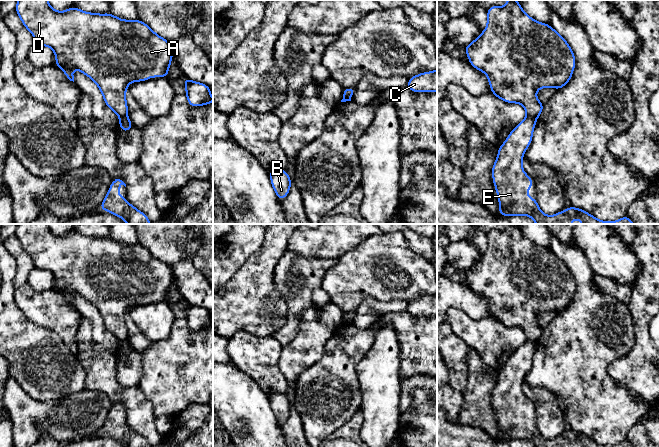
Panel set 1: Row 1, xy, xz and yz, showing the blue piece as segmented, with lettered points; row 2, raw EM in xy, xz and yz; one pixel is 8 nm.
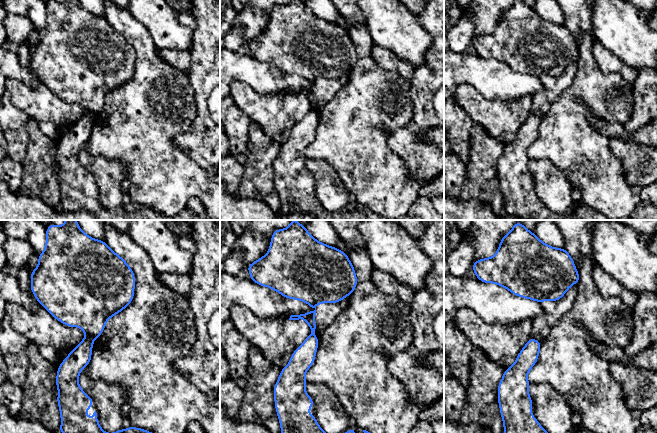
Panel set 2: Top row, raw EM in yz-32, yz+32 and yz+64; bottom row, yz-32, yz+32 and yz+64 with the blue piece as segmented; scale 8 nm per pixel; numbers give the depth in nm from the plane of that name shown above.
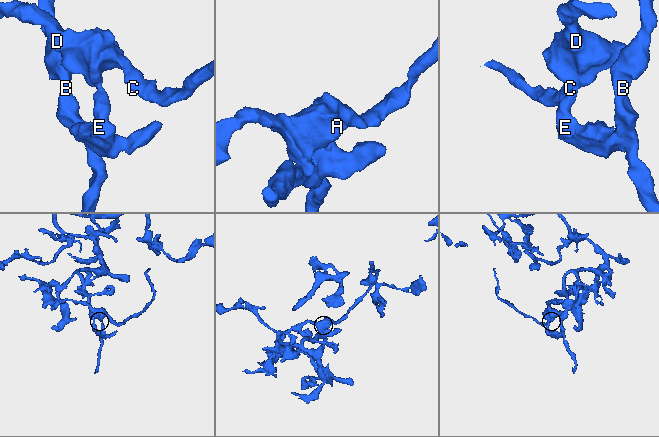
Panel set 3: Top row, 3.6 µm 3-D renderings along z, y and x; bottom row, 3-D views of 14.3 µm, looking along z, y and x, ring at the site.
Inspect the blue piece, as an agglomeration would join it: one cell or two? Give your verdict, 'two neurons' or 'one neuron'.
two neurons

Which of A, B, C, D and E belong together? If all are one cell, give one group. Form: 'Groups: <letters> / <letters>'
Groups: A C D / B E

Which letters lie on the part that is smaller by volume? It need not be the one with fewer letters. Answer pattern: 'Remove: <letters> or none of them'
Remove: A, C, D

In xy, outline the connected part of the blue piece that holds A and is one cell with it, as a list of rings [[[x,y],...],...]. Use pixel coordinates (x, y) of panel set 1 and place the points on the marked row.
[[[18,0],[15,11],[19,15],[24,27],[28,29],[36,44],[50,47],[55,53],[58,66],[66,77],[74,82],[72,69],[78,69],[100,89],[105,104],[112,109],[119,118],[126,117],[128,105],[126,102],[127,86],[131,82],[146,81],[151,77],[168,76],[173,57],[171,43],[157,35],[147,24],[139,20],[123,20],[111,13],[97,14],[70,7],[63,12],[53,9],[48,0]]]

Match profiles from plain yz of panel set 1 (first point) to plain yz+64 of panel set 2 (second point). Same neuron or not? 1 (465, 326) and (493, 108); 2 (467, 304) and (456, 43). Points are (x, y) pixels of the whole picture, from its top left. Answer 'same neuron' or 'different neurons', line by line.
1: same neuron
2: different neurons

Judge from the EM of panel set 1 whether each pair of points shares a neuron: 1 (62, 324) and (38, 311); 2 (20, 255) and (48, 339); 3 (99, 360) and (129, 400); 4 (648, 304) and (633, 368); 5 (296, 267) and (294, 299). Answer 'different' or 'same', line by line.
1: same
2: different
3: same
4: same
5: same

